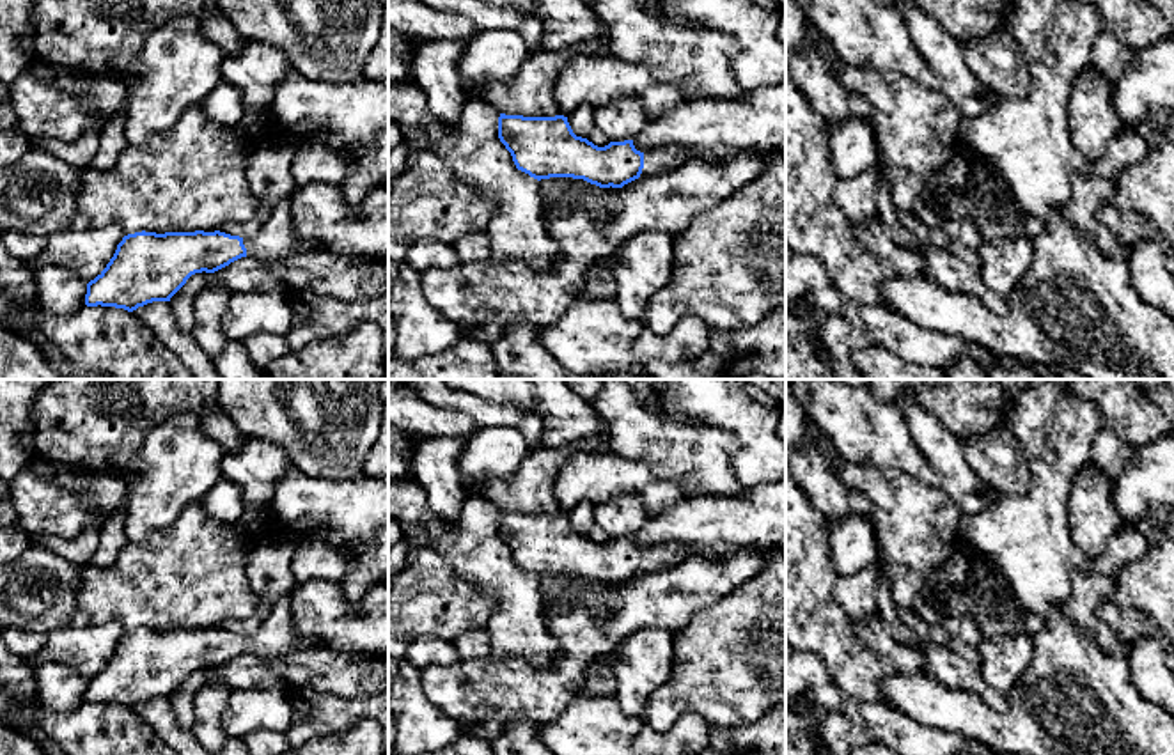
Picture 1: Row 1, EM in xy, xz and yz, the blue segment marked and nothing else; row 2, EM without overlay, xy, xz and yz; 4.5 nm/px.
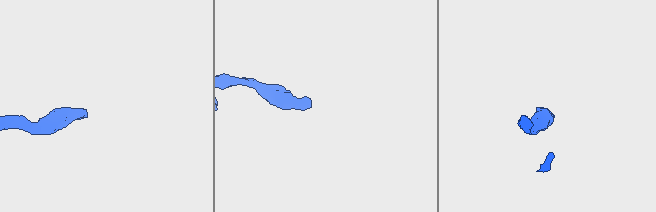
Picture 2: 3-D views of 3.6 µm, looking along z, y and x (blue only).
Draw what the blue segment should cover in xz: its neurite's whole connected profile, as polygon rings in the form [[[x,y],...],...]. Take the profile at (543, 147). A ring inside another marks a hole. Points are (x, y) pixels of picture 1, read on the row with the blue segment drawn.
[[[500,113],[498,138],[511,152],[516,168],[537,181],[573,177],[599,188],[622,188],[640,175],[670,172],[688,160],[688,152],[676,145],[646,154],[635,149],[633,140],[598,147],[576,136],[564,115]]]

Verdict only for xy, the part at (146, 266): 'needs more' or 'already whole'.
needs more

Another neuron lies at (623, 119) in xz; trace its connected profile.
[[[622,97],[596,108],[596,128],[610,142],[635,140],[647,121],[638,97]]]

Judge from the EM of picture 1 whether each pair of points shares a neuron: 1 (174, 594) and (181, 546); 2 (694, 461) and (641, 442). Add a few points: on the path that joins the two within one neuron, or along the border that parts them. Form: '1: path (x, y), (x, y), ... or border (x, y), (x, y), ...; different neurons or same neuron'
1: path (174, 582), (181, 571), (181, 559); same neuron
2: path (681, 451), (653, 442); same neuron

